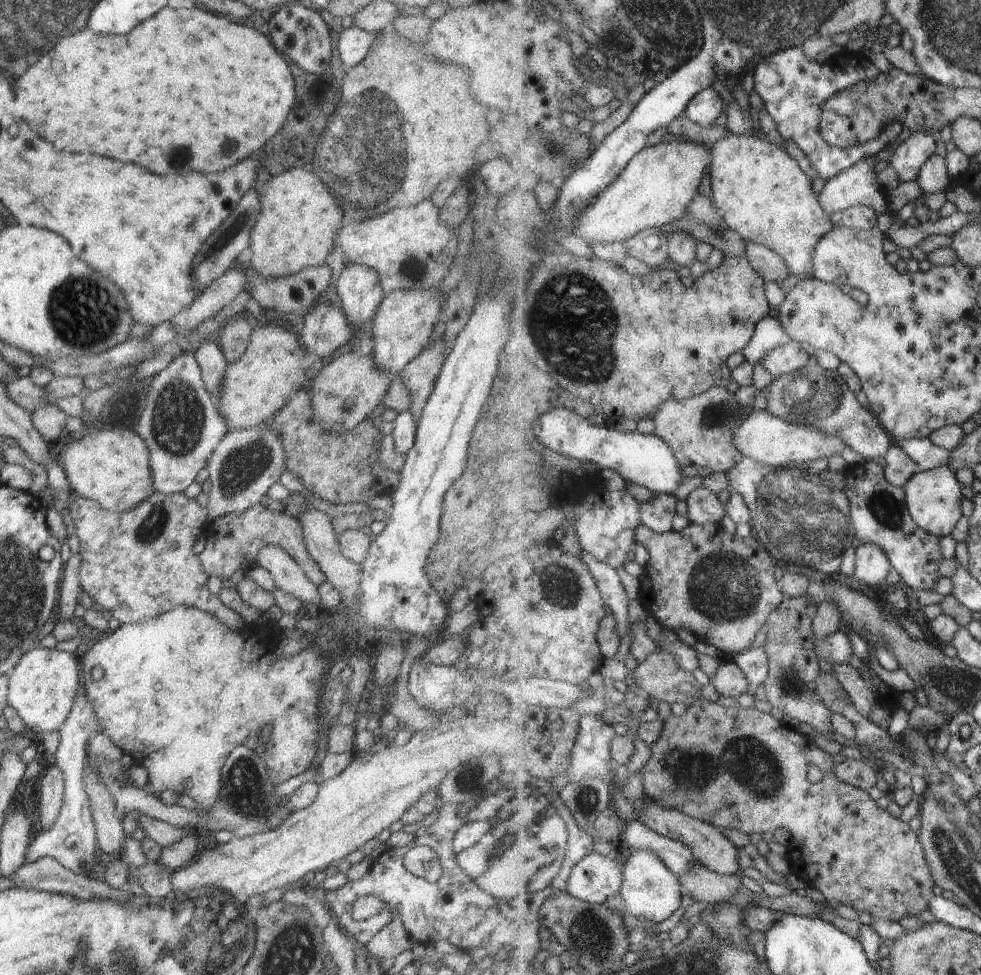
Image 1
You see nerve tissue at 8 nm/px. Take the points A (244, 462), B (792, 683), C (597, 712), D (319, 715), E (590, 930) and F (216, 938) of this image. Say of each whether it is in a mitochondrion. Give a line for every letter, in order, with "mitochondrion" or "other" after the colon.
A: mitochondrion
B: mitochondrion
C: other
D: other
E: mitochondrion
F: mitochondrion

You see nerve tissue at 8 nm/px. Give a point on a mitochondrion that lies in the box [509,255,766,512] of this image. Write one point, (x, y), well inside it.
(557, 325)

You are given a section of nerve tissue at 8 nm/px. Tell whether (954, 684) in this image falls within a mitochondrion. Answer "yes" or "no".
yes

